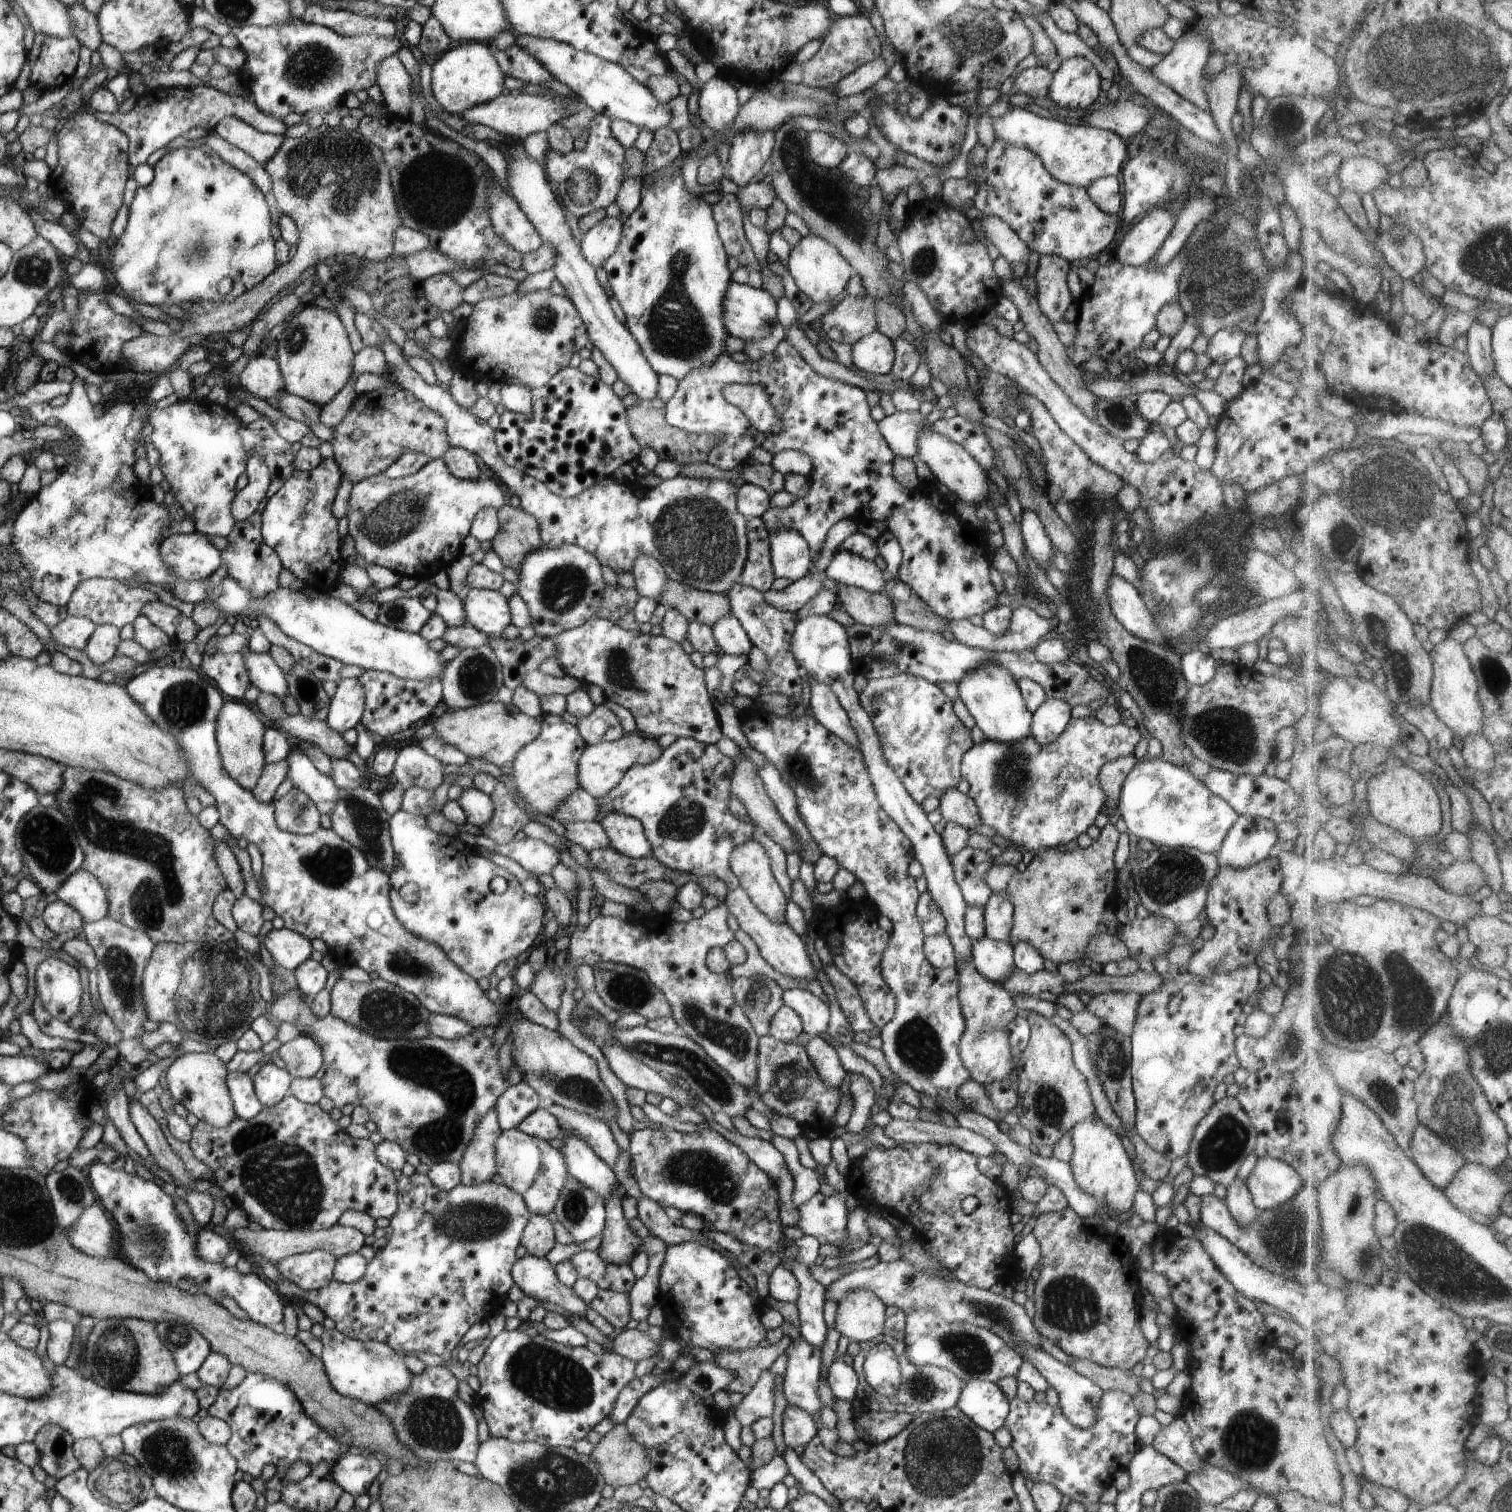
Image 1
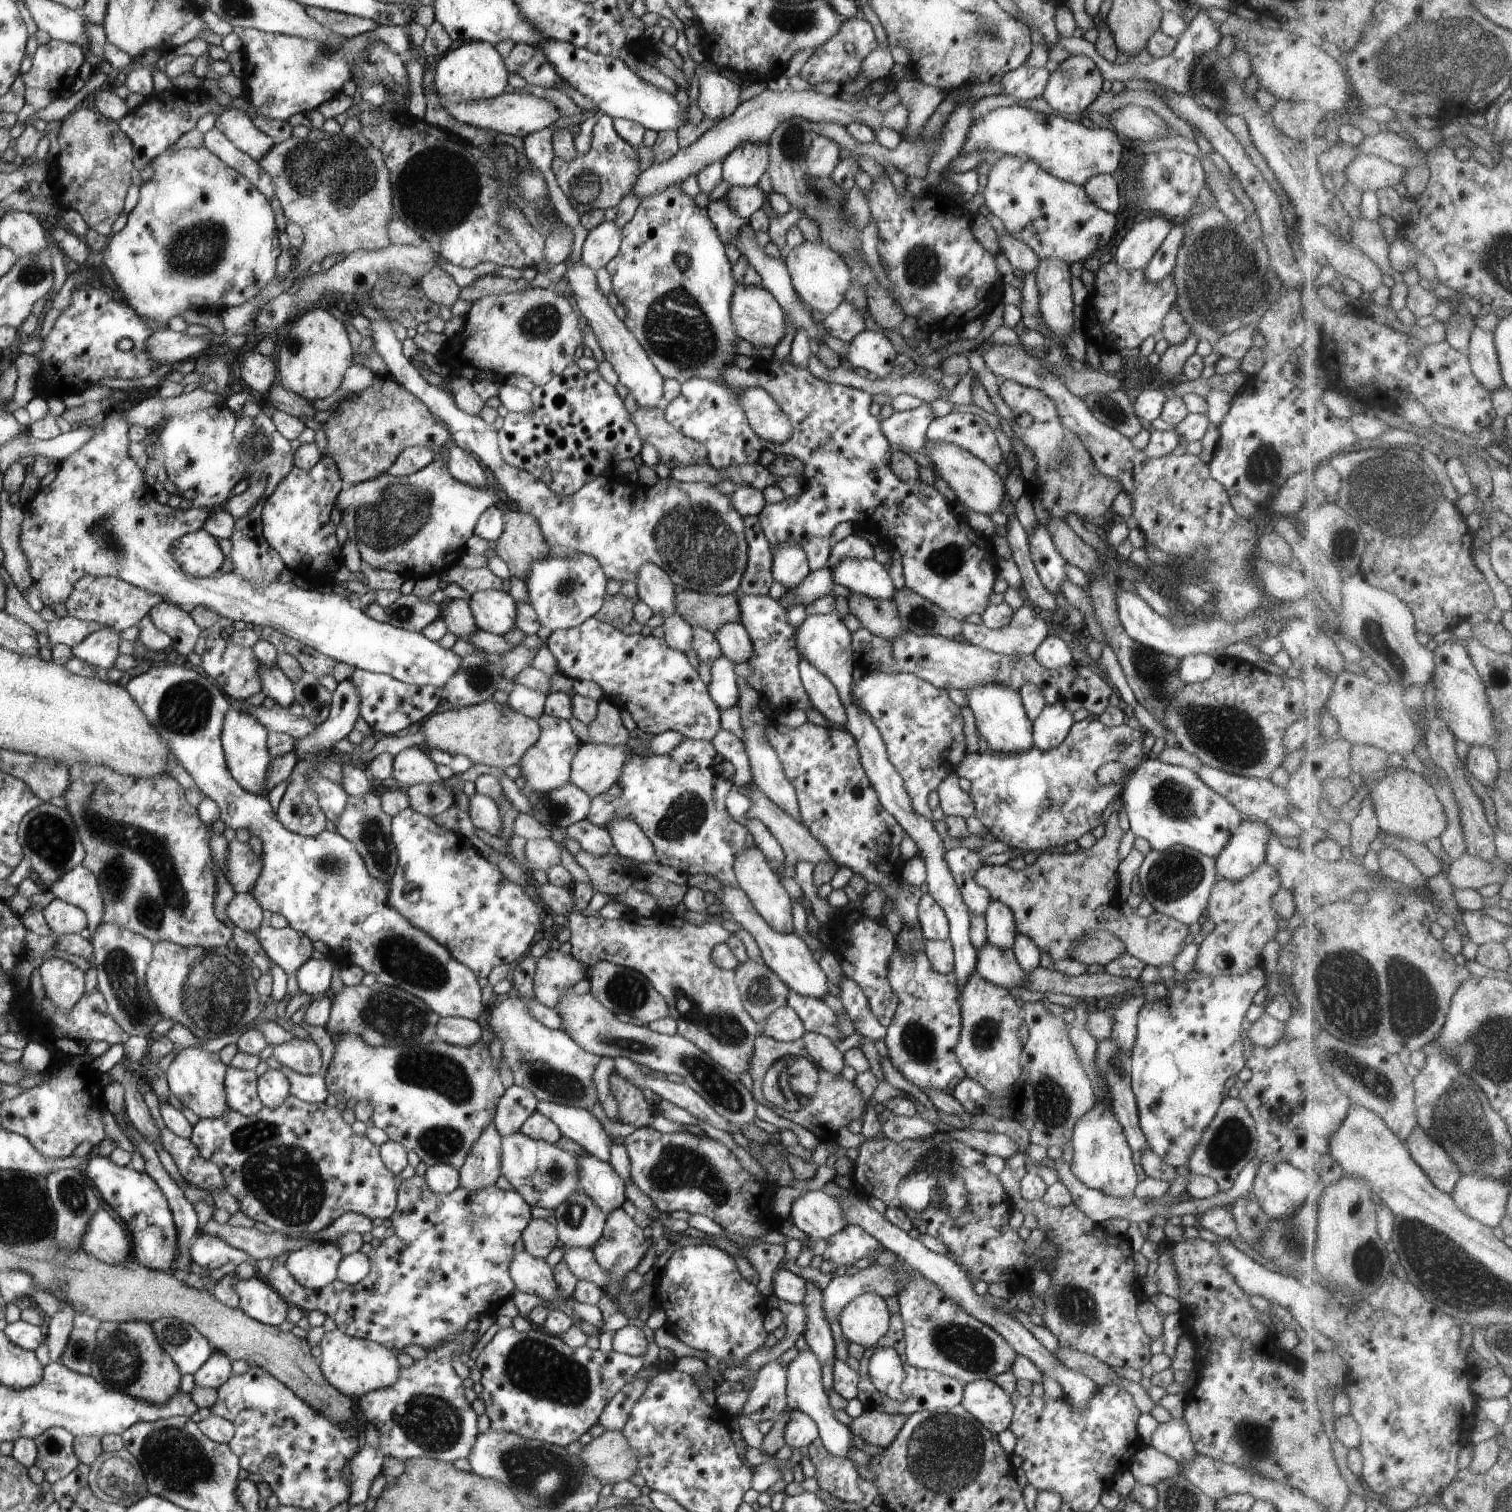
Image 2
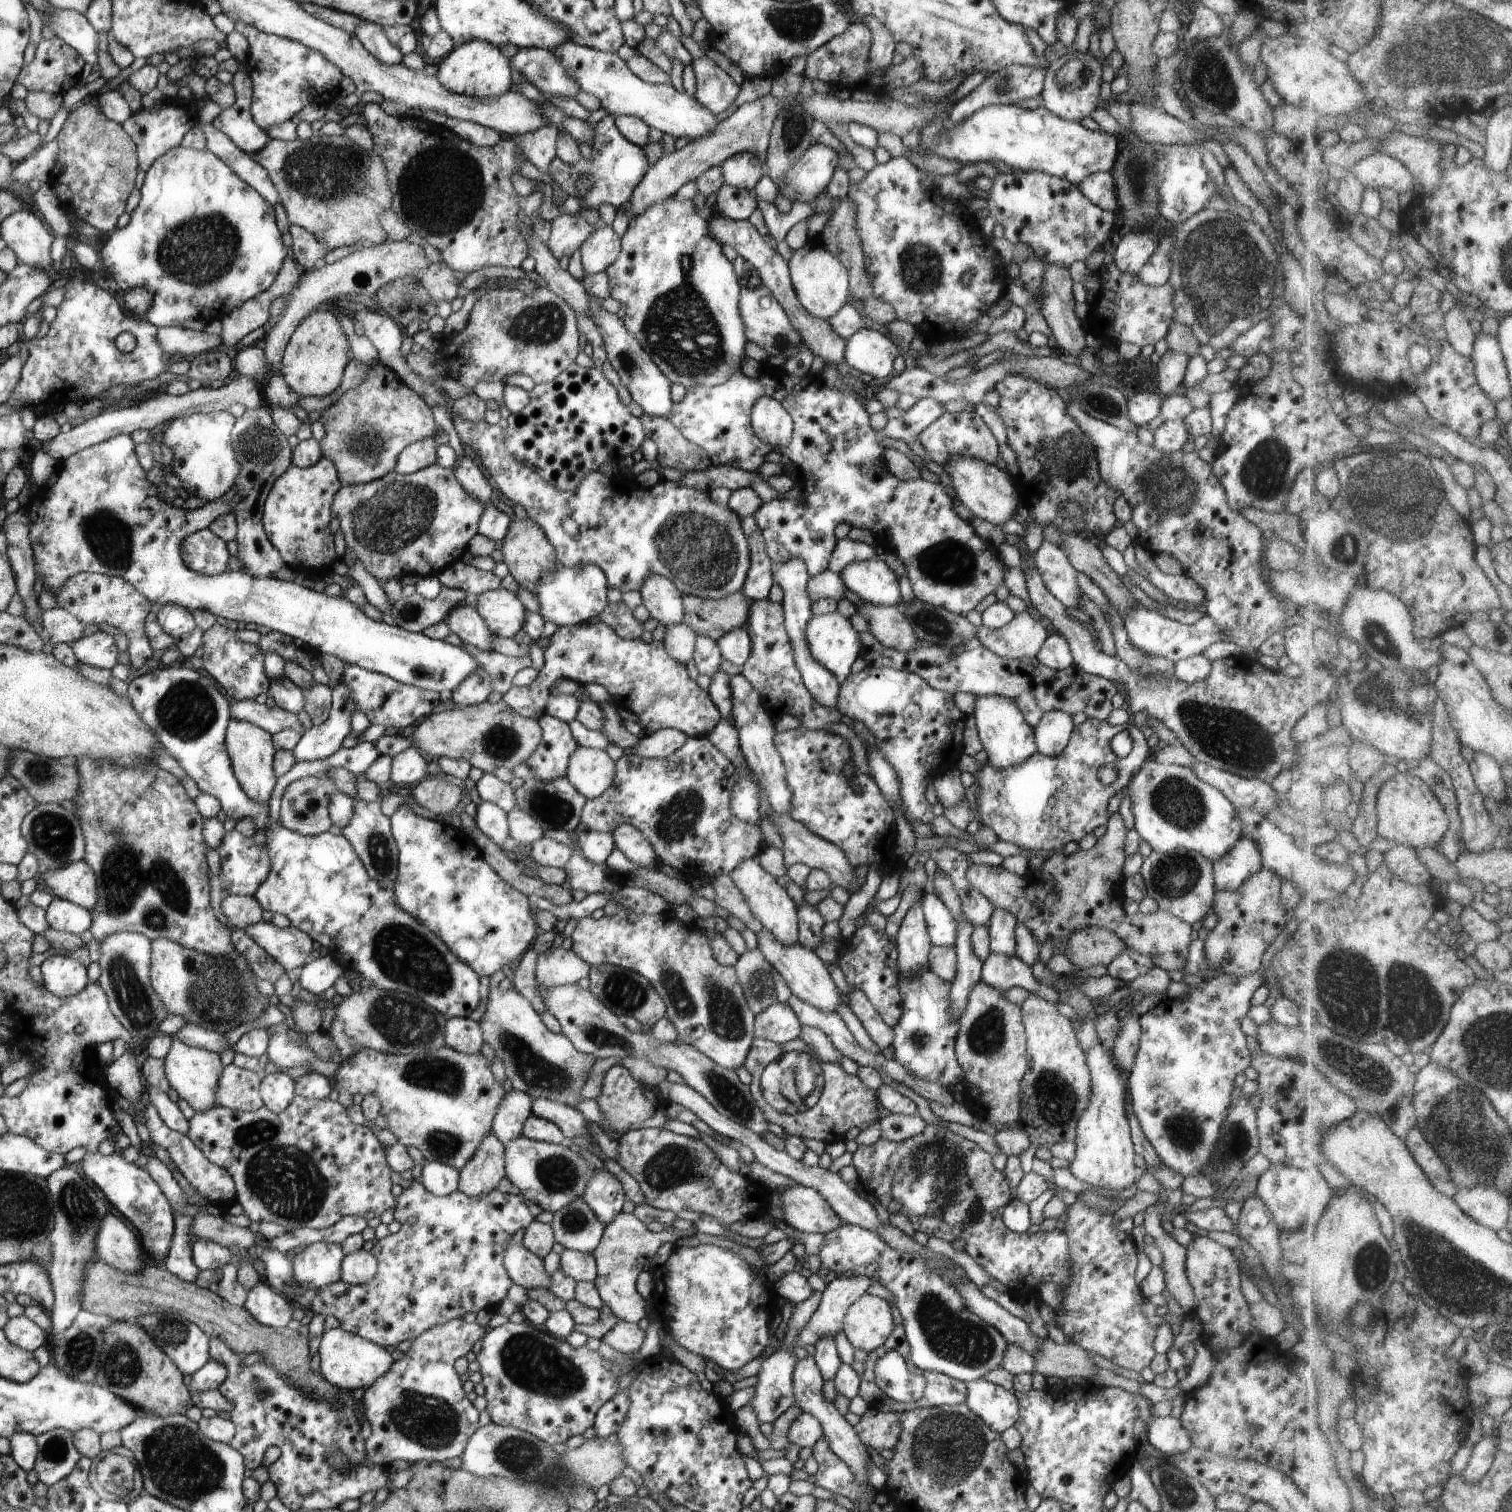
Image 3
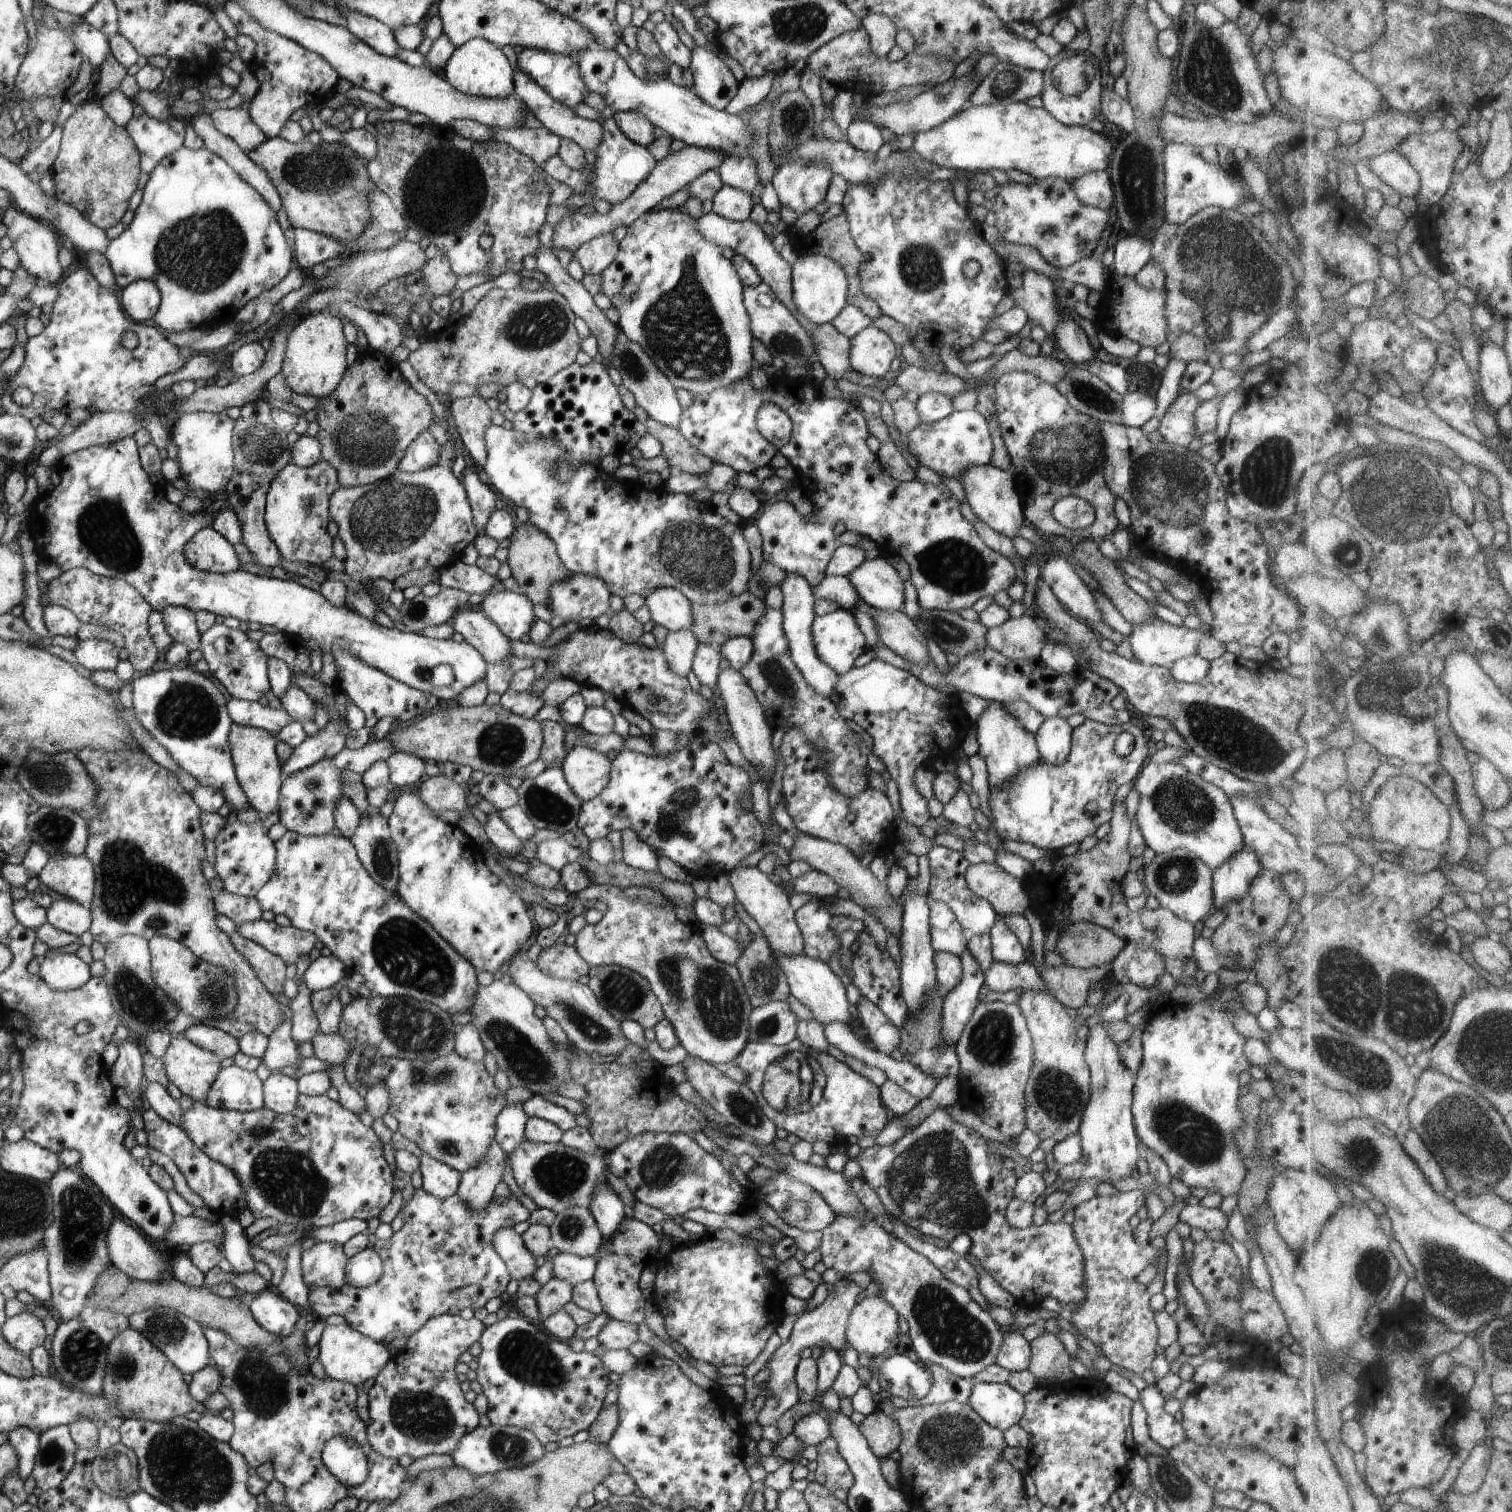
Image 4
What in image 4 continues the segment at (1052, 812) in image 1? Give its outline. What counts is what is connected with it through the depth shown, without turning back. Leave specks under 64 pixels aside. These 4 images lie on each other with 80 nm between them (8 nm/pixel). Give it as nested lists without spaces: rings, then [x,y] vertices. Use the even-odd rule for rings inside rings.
[[[1086,719],[1081,726],[1072,730],[1071,738],[1072,750],[1064,764],[1054,766],[1040,761],[1040,764],[1018,772],[1012,780],[1002,784],[1002,788],[992,788],[989,798],[992,812],[990,820],[1002,842],[1015,840],[1052,852],[1062,850],[1070,844],[1080,844],[1086,837],[1094,835],[1102,824],[1112,819],[1116,791],[1125,783],[1135,781],[1148,758],[1146,736],[1142,728],[1130,721],[1118,726],[1108,726]],[[1123,732],[1128,732],[1134,737],[1134,749],[1128,756],[1122,757],[1116,754],[1114,745],[1118,735]]]

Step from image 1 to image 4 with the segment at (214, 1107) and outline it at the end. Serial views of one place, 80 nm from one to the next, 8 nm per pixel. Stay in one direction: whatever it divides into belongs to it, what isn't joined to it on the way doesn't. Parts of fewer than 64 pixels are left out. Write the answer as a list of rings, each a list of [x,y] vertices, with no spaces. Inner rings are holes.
[[[180,1032],[173,1035],[162,1061],[169,1081],[182,1095],[206,1104],[206,1096],[222,1068],[216,1053],[200,1048]]]

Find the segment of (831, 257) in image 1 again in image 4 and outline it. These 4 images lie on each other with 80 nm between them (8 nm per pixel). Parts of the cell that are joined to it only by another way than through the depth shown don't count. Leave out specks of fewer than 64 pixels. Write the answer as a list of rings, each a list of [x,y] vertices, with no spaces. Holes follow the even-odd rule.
[[[799,256],[796,263],[791,266],[791,286],[796,310],[813,324],[831,323],[848,305],[849,286],[845,270],[826,256]]]

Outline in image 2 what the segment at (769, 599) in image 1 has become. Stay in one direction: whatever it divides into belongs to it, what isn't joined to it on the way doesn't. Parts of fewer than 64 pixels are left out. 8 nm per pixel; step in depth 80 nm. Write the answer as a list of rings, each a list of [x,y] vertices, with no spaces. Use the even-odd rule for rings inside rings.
[[[830,567],[810,571],[797,587],[788,589],[777,601],[787,609],[791,605],[809,605],[820,597],[831,594],[832,585],[837,586]]]

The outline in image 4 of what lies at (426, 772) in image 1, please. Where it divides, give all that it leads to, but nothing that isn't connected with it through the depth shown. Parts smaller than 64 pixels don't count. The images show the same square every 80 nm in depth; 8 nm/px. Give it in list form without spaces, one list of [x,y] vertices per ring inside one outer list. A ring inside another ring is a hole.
[[[397,752],[385,761],[390,770],[389,782],[394,786],[413,788],[416,782],[425,775],[426,762],[414,754]]]

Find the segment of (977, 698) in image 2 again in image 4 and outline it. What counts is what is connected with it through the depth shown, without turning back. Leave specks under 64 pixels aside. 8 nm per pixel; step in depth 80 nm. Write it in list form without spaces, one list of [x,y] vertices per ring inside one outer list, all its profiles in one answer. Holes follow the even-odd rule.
[[[990,701],[988,708],[980,714],[980,718],[974,725],[977,729],[976,738],[978,738],[980,746],[978,754],[981,754],[988,768],[990,790],[1002,788],[1002,784],[1012,780],[1018,772],[1040,764],[1041,757],[1035,736],[1026,732],[1024,726],[1014,716],[1010,716],[1010,712],[1002,706],[1002,703]]]

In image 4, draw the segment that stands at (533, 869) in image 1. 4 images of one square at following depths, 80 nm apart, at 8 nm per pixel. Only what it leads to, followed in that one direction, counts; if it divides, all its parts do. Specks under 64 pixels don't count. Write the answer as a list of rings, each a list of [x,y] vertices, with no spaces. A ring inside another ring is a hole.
[[[561,837],[537,842],[536,857],[540,862],[560,871],[566,864],[578,861],[582,849],[577,844],[568,844]]]

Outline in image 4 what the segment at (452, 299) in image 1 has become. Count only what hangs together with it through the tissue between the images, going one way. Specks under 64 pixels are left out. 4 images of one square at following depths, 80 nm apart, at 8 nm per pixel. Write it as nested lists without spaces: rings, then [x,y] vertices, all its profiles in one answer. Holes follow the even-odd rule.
[[[440,252],[431,260],[427,260],[421,272],[425,276],[427,288],[434,293],[434,297],[450,295],[456,289],[459,278],[452,272],[448,258]]]

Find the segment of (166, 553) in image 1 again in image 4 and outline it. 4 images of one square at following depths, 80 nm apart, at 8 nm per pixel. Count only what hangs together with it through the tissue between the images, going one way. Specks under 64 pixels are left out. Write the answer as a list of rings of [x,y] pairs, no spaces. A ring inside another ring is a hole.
[[[211,527],[202,528],[186,547],[186,557],[201,572],[226,574],[240,570],[232,542]]]

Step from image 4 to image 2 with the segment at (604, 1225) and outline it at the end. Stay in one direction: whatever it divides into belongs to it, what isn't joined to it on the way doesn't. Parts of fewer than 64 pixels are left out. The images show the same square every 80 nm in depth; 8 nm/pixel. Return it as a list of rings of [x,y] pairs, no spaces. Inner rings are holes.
[[[592,1153],[574,1154],[577,1160],[577,1178],[580,1188],[608,1214],[627,1199],[624,1180],[612,1165],[601,1161]]]

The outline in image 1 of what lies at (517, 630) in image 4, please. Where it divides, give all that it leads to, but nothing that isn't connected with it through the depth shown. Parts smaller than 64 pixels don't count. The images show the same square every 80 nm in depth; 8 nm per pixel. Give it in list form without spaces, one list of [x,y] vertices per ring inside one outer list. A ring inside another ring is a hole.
[[[470,589],[464,602],[465,622],[490,637],[500,637],[511,623],[508,599],[500,591]]]

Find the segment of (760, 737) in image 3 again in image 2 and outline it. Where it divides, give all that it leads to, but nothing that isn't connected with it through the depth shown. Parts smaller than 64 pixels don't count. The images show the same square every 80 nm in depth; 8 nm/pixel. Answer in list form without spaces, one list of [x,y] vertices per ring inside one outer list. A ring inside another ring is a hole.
[[[740,678],[737,680],[739,688],[739,710],[741,712],[741,722],[745,730],[745,749],[749,758],[749,765],[751,768],[751,775],[753,782],[756,783],[764,794],[774,801],[776,806],[786,811],[796,822],[803,824],[803,818],[800,816],[799,804],[797,802],[797,794],[795,793],[795,786],[786,778],[782,765],[780,764],[778,755],[767,741],[766,725],[770,723],[771,718],[766,716],[759,708],[759,700],[762,696],[757,690],[754,690],[748,683],[747,679]]]

